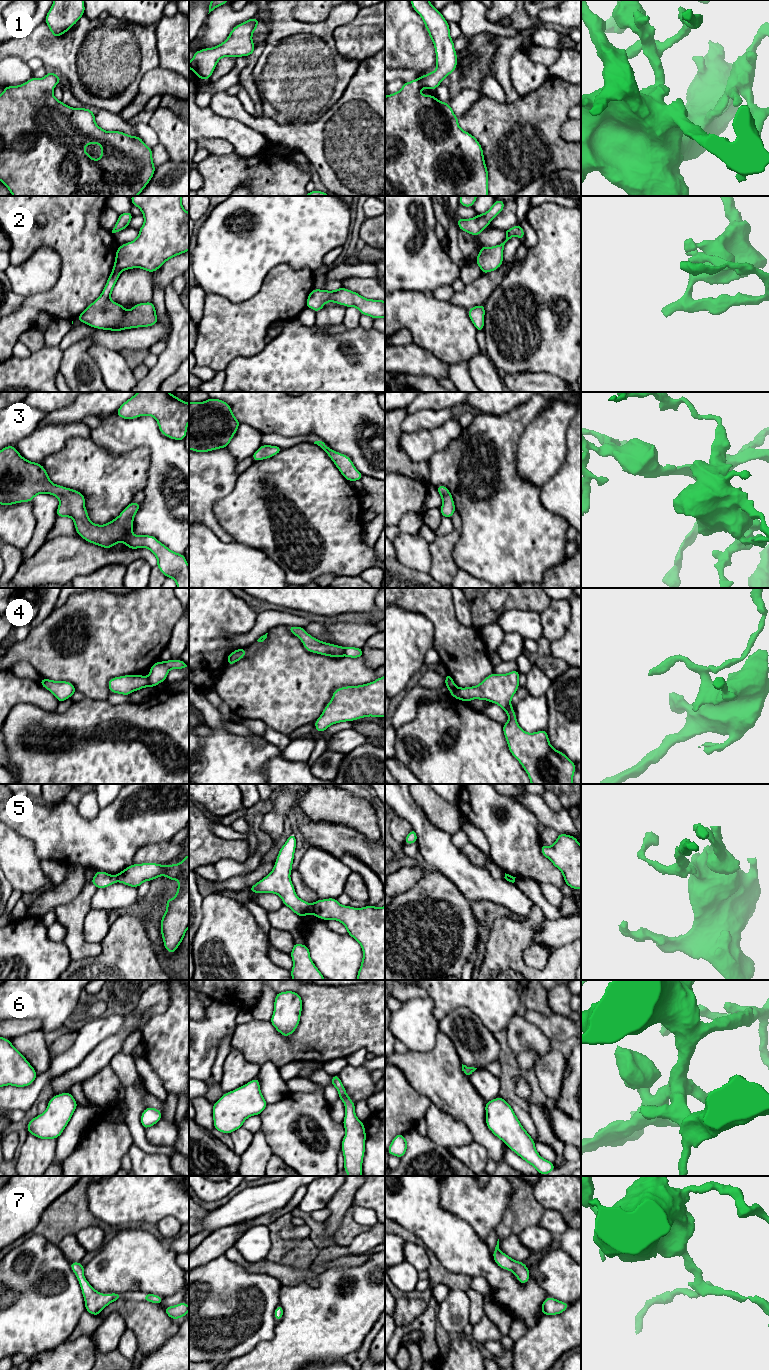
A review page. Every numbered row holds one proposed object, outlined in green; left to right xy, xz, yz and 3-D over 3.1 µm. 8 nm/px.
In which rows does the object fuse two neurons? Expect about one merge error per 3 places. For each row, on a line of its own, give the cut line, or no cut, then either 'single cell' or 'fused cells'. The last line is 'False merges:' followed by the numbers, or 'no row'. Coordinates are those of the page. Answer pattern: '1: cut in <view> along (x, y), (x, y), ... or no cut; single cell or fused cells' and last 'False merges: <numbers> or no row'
1: no cut; single cell
2: no cut; single cell
3: no cut; single cell
4: cut in xy along (146, 677), (150, 686); fused cells
5: cut in xz along (312, 904), (313, 913); fused cells
6: no cut; single cell
7: no cut; single cell
False merges: 4, 5

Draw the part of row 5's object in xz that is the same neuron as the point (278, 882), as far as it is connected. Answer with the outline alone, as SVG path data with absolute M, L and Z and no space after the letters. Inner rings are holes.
M294 833L280 848L273 870L248 890L256 894L273 893L281 897L283 905L288 906L300 917L313 914L313 904L299 898L290 879L294 852L296 850L296 836Z

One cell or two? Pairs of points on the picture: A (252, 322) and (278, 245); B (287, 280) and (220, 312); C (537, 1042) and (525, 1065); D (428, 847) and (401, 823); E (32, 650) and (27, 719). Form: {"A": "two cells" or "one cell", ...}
{"A": "two cells", "B": "one cell", "C": "two cells", "D": "two cells", "E": "two cells"}

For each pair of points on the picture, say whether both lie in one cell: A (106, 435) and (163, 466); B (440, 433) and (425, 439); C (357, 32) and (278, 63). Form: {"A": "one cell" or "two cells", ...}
{"A": "one cell", "B": "one cell", "C": "two cells"}

